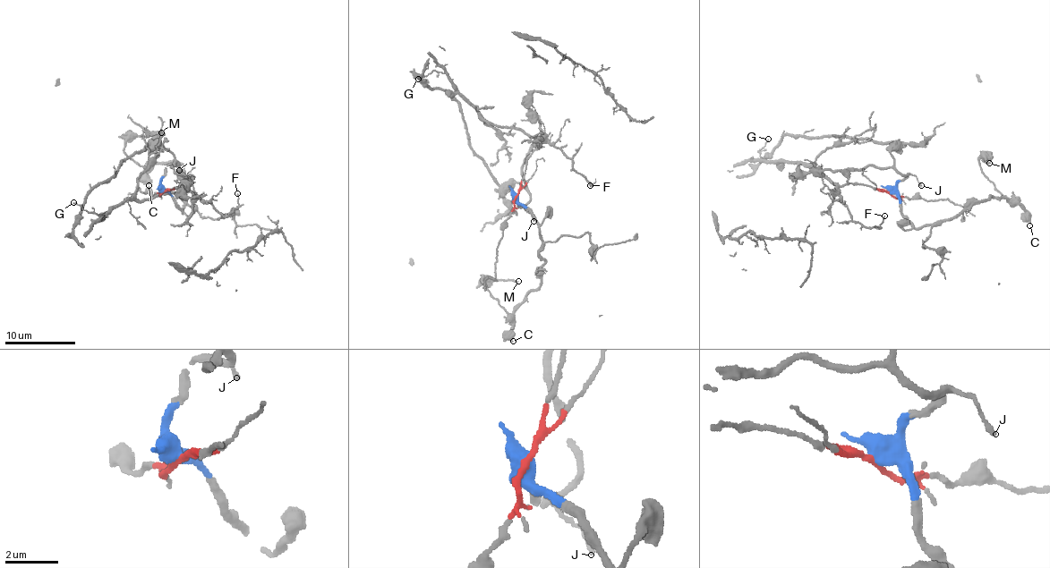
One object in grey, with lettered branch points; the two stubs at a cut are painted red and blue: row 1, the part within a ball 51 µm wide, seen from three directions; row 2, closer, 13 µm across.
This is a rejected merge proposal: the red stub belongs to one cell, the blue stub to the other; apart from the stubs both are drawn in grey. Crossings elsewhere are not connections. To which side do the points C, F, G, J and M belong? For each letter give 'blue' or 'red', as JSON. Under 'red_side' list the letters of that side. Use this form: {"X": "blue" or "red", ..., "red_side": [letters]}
{"C": "blue", "F": "red", "G": "red", "J": "blue", "M": "blue", "red_side": ["F", "G"]}

